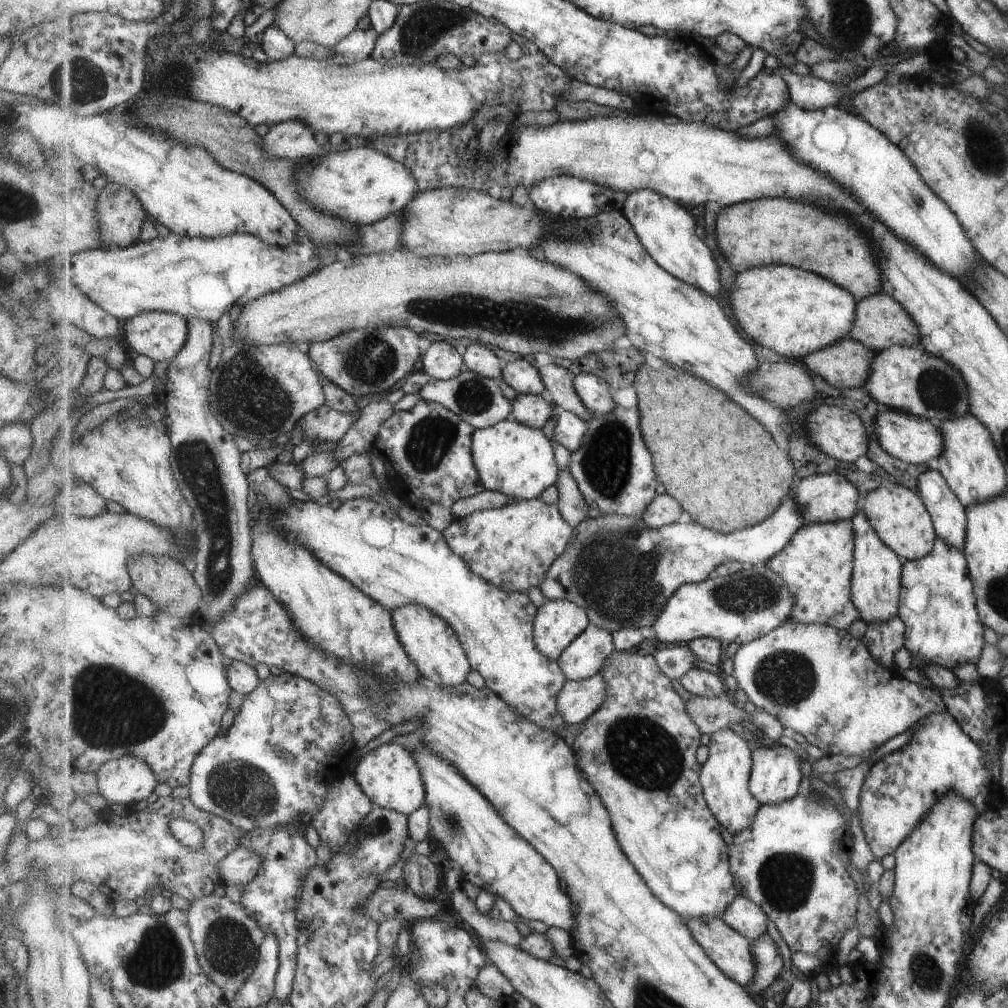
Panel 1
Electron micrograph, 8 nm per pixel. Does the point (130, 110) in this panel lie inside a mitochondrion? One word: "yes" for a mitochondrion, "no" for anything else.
no

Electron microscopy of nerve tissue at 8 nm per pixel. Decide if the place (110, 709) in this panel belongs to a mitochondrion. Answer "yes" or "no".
yes

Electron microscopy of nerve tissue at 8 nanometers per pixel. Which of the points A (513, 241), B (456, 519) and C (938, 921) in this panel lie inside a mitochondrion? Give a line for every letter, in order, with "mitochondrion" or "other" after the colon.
A: other
B: other
C: other

